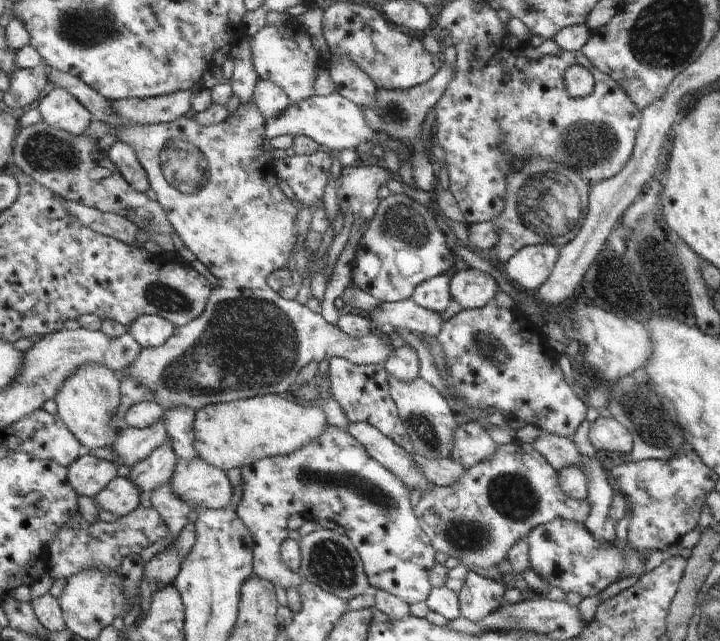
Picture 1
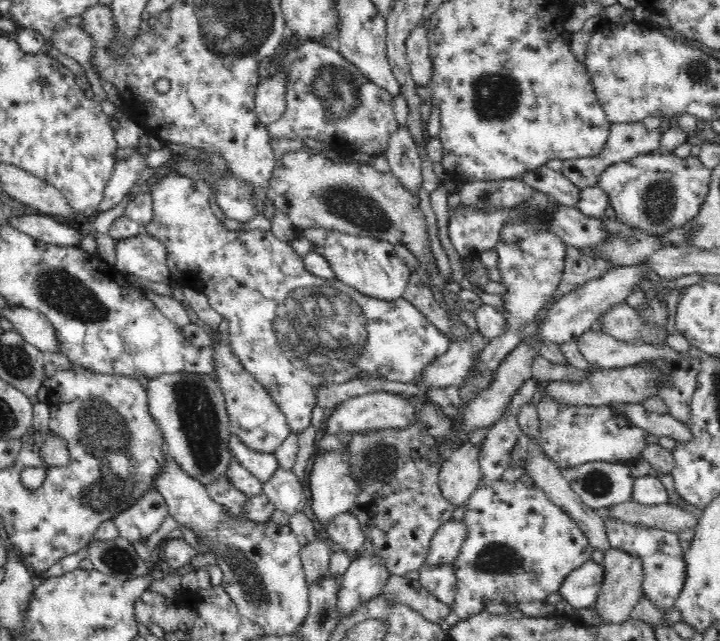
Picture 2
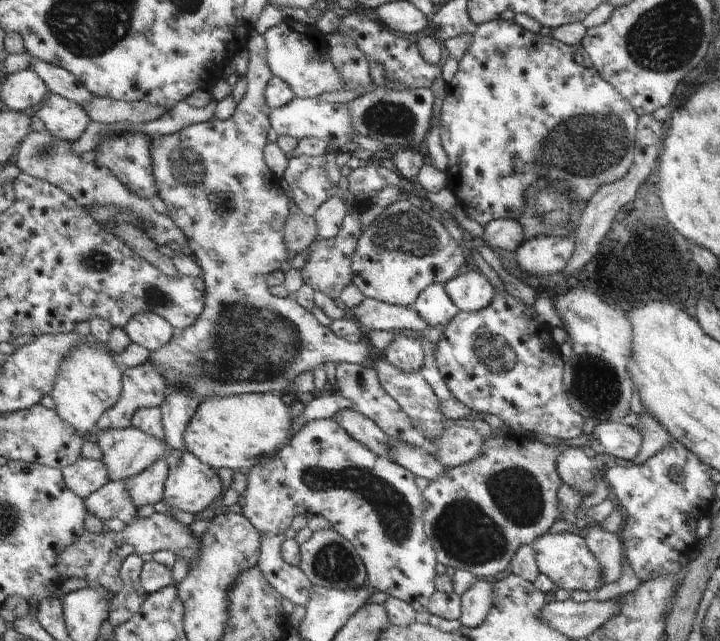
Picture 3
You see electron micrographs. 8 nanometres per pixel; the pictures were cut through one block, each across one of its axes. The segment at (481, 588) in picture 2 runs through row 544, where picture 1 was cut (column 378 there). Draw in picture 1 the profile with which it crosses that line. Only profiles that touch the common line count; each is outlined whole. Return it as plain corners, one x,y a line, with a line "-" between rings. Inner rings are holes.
329,426
325,434
311,444
307,444
303,450
291,454
291,456
279,456
279,458
265,458
259,464
245,466
241,470
243,476
243,500
237,508
237,514
243,518
243,522
253,532
255,540
255,576
265,578
273,582
275,586
285,588
299,588
305,584
305,578
301,572
295,572
285,560
283,560
283,544
289,540
289,518
299,512
305,518
327,518
333,520
337,526
345,528
345,534
353,540
355,548
359,550
365,570
369,576
369,582
373,584
373,590
387,590
399,598
403,598
407,604
415,602
427,602
433,594
433,570
437,568
437,548
433,546
433,540
427,536
427,532
421,526
421,518
417,518
415,506
411,506
411,488
393,474
387,466
383,466
379,460
375,460
369,450
353,438
349,432
343,432
335,426

